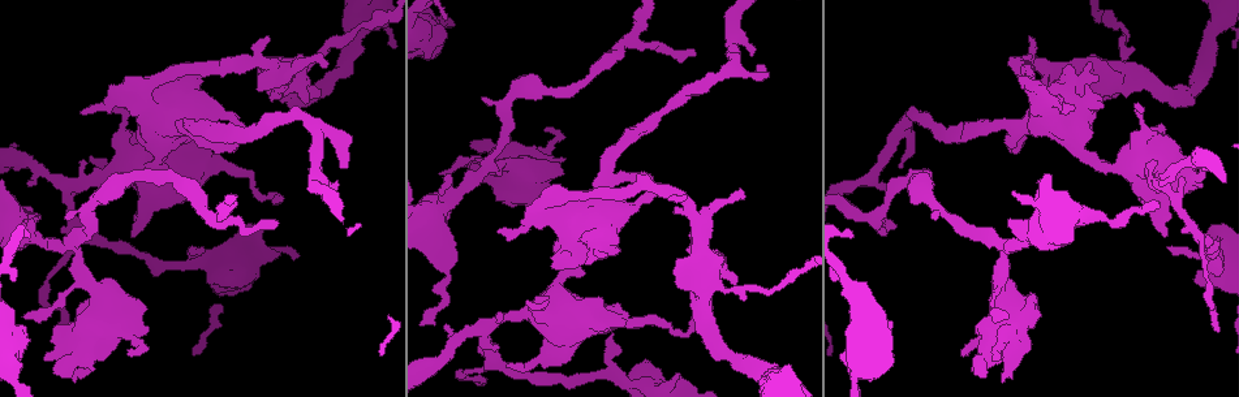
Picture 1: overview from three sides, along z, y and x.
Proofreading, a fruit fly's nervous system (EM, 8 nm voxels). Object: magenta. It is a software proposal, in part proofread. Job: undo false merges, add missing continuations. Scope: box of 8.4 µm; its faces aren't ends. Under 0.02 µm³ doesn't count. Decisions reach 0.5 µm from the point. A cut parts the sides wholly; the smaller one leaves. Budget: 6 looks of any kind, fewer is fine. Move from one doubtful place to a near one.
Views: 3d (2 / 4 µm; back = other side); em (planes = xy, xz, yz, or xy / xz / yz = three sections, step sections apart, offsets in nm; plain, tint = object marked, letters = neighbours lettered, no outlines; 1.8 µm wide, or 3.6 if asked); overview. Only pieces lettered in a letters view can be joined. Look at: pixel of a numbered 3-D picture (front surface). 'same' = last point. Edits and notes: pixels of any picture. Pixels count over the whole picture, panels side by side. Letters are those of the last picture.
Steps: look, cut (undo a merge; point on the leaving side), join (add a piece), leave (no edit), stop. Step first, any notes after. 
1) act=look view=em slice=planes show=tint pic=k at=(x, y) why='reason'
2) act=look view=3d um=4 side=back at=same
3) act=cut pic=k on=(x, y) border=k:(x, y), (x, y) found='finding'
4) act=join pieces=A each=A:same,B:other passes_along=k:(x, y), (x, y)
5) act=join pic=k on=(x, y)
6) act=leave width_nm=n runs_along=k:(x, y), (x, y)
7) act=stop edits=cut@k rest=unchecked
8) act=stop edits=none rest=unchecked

act=look view=3d um=4 pic=1 at=(1056, 73) why='calibre changes'

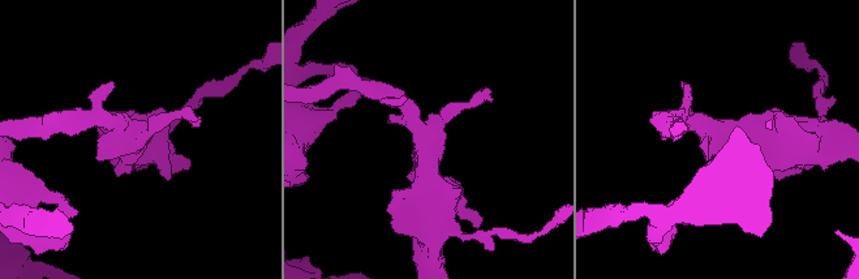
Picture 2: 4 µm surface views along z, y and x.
act=look view=em slice=planes show=plain pic=2 at=(426, 137)

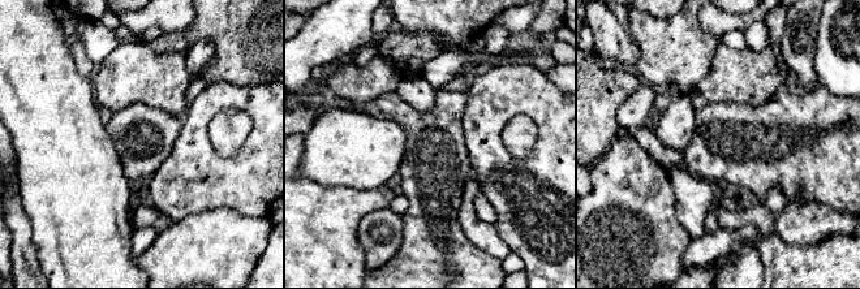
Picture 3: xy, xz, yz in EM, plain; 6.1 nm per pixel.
act=look view=em slice=planes show=letters at=same

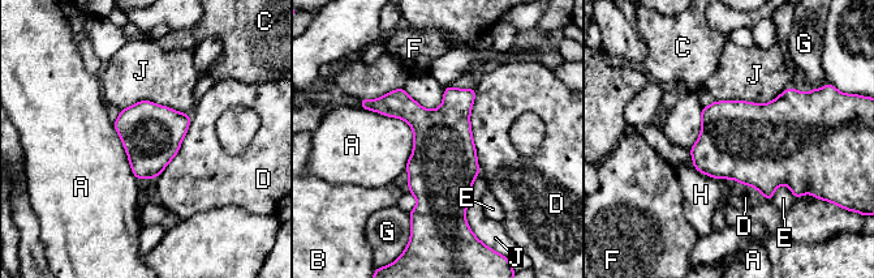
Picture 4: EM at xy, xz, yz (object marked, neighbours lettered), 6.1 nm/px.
act=leave each=A:other,B:other,C:other,D:other,E:other,F:other,G:other,H:other,J:other border=4:(360, 106), (410, 127), (407, 169) found='one cell here'

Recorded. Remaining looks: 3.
act=look view=em slice=yz step=4 show=tint pic=1 at=(1089, 159) why='thin neck'

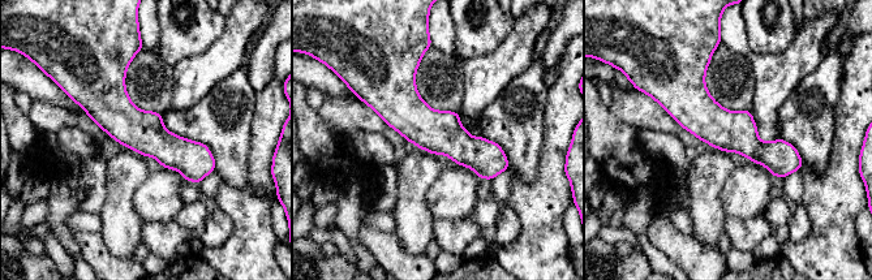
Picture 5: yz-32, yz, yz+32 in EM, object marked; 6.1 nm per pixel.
act=look view=em slice=yz step=4 show=letters at=same

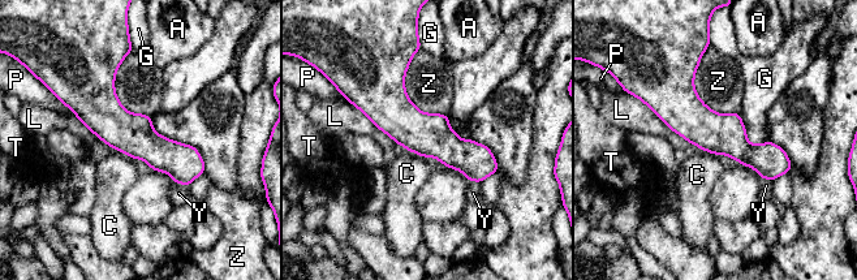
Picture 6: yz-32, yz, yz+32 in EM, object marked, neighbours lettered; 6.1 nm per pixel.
act=leave longest_contact=P:480nm each=A:other,C:other,G:other,L:other,P:other,T:other,Y:other,Z:other runs_along=6:(689, 67), (687, 99), (784, 169) found='all the same cell'

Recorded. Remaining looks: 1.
act=look view=em slice=yz step=4 show=letters pic=1 at=(444, 16) why='long arm stops here'

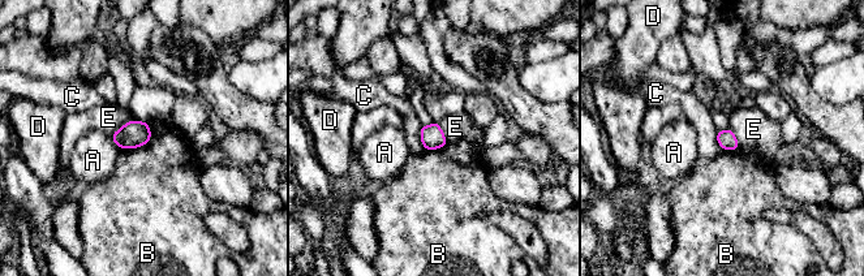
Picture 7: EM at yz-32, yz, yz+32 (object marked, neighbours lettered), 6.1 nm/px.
act=leave longest_contact=B:220nm each=A:other,B:other,C:other,D:other,E:other found='none of them fits'

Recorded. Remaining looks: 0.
act=stop edits=none rest=unchecked

